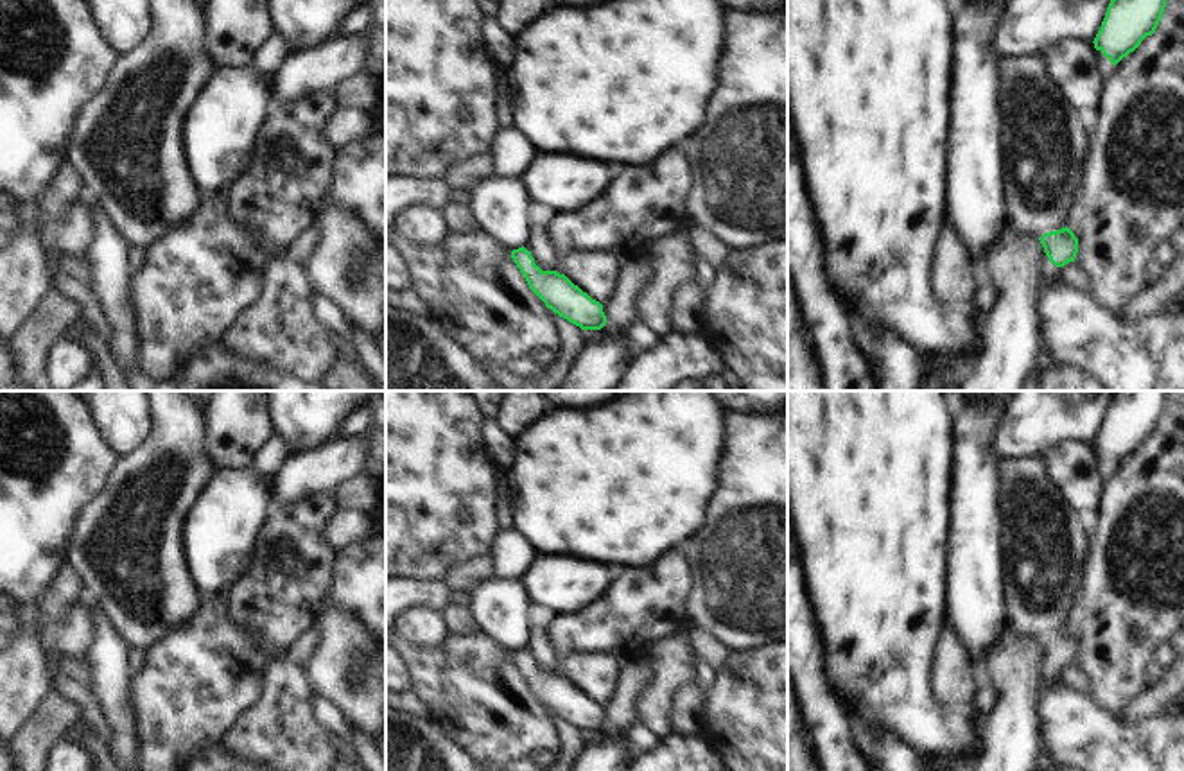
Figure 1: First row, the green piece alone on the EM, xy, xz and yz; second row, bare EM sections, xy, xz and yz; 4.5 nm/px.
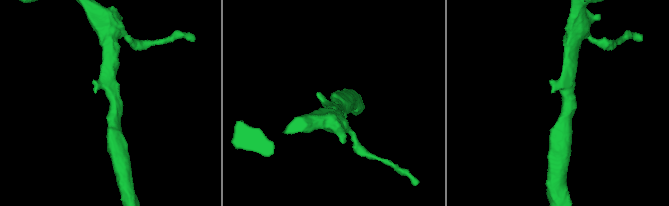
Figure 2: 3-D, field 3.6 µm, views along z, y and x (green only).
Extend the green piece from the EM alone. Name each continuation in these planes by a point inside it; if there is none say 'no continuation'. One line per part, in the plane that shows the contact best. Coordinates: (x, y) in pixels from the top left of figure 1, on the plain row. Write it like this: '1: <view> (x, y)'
1: yz (1048, 673)

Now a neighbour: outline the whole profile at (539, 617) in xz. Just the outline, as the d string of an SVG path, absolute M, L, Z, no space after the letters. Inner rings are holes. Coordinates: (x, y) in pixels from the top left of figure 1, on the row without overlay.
M542 604L527 606L527 647L535 665L542 672L556 672L558 658L553 651L547 637L547 628L554 620L556 613Z

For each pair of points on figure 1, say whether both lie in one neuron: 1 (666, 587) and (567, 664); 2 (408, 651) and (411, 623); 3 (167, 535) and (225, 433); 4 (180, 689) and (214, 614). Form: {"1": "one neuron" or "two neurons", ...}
{"1": "two neurons", "2": "two neurons", "3": "two neurons", "4": "one neuron"}

